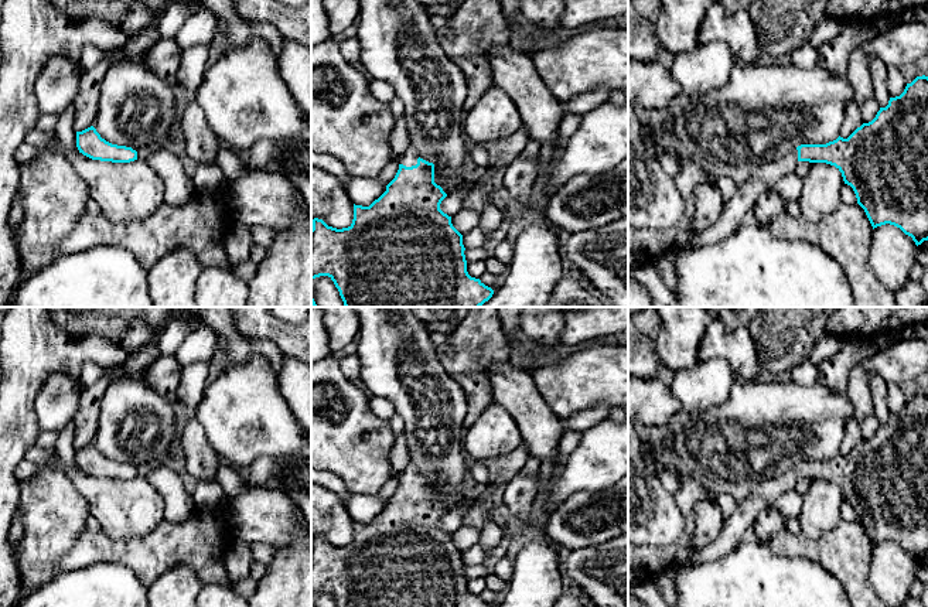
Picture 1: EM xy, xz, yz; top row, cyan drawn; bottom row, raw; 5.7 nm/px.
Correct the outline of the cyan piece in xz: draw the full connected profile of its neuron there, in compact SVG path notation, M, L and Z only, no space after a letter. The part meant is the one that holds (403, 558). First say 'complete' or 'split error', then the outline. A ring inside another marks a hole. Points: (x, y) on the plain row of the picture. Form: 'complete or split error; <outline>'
split error; M409 463L386 508L369 524L354 521L354 536L348 545L337 546L323 536L313 536L311 597L328 593L338 607L492 607L468 591L463 552L453 543L451 533L440 526L446 514L434 499L434 481L420 475Z

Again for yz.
split error; M917 393L907 400L900 413L890 415L871 439L863 440L847 456L839 453L826 461L801 461L782 475L760 482L747 498L736 504L714 542L685 560L676 560L656 576L655 584L666 604L676 607L673 579L679 566L714 562L731 553L755 518L772 508L784 492L794 490L799 478L835 482L845 501L853 505L873 546L890 540L911 553L917 563L928 557L928 393Z

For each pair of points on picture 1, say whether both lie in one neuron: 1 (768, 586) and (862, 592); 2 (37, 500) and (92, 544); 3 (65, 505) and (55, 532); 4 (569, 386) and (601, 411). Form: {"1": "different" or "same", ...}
{"1": "different", "2": "different", "3": "same", "4": "different"}

